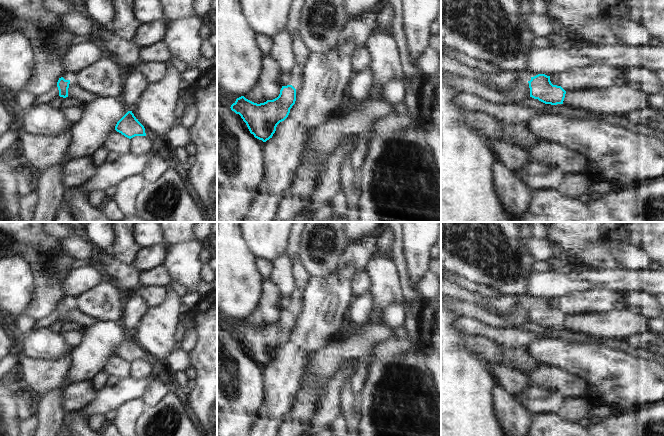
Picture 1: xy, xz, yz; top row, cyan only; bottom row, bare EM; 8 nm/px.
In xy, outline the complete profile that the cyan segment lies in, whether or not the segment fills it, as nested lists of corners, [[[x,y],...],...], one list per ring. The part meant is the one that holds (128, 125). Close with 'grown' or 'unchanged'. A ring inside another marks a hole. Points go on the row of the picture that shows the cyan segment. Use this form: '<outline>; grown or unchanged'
[[[128,111],[116,124],[115,130],[125,137],[131,139],[135,136],[146,136],[144,126]]]; unchanged

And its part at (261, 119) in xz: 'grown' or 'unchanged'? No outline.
unchanged

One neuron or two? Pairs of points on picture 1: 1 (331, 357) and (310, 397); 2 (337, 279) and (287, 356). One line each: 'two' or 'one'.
1: two
2: one

